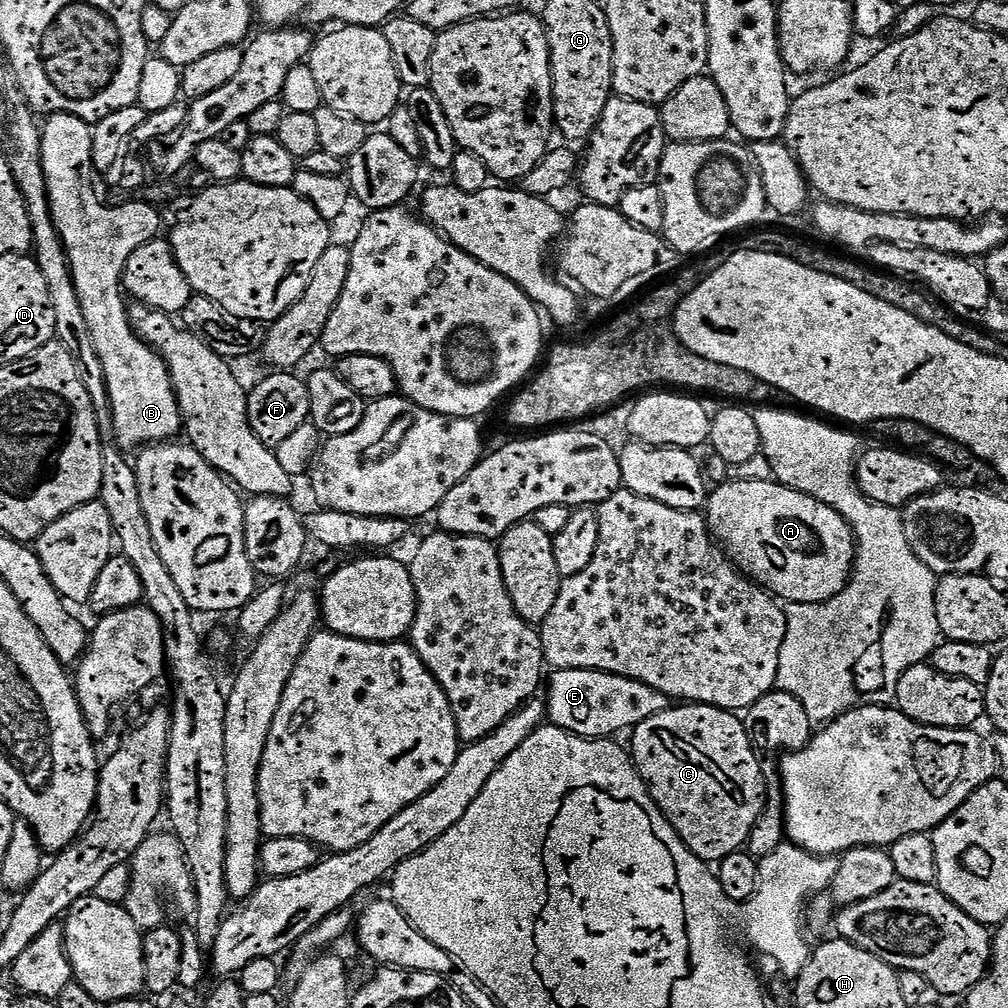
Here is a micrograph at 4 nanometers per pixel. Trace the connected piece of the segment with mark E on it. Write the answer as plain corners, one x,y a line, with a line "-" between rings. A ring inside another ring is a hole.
562,668
553,671
551,676
546,684
551,727
584,736
587,740
619,737
619,732
627,733
662,710
660,693
634,678
585,668

